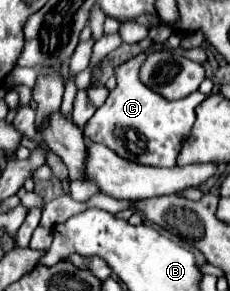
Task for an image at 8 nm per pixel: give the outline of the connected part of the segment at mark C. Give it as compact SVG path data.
M137 55L119 67L115 67L117 87L109 93L107 101L95 111L95 115L85 125L83 133L95 141L103 143L113 149L119 157L141 163L141 165L155 165L155 167L173 167L185 137L189 137L191 127L195 123L195 107L207 99L199 91L177 99L165 101L161 95L153 93L139 81L139 67L145 55Z

